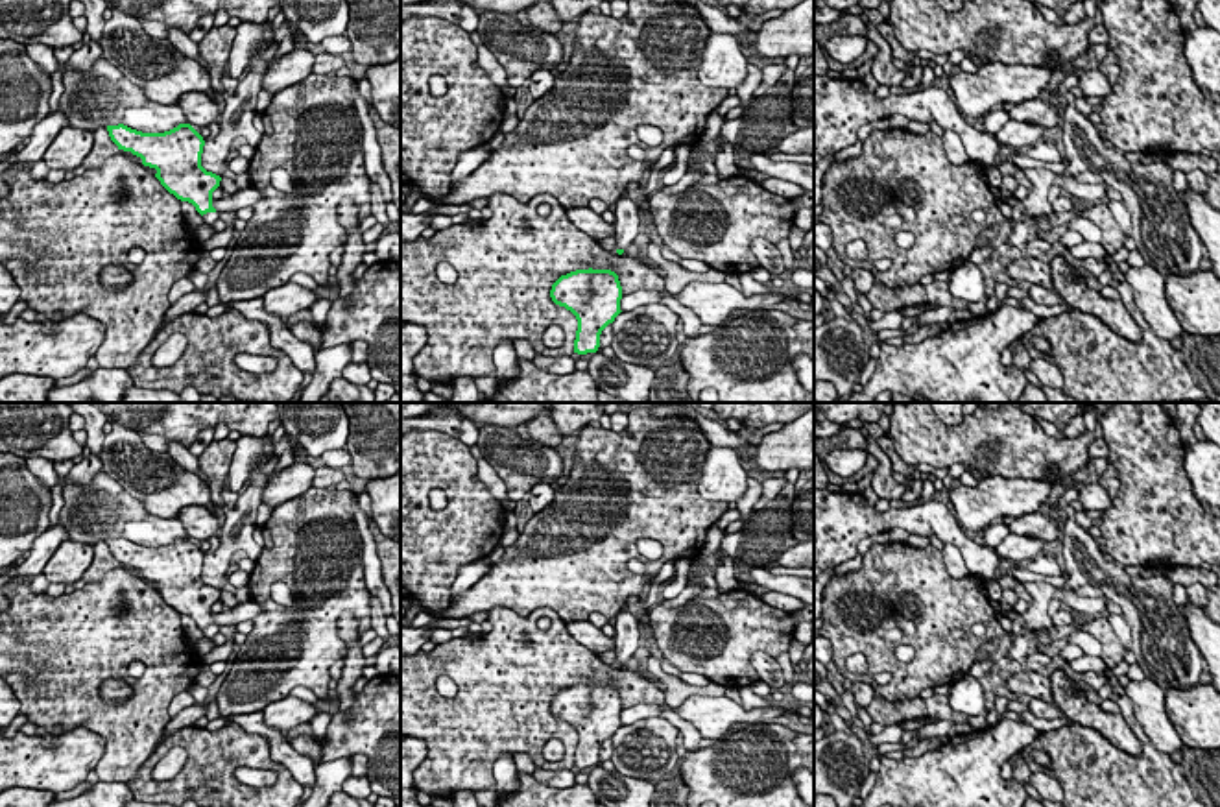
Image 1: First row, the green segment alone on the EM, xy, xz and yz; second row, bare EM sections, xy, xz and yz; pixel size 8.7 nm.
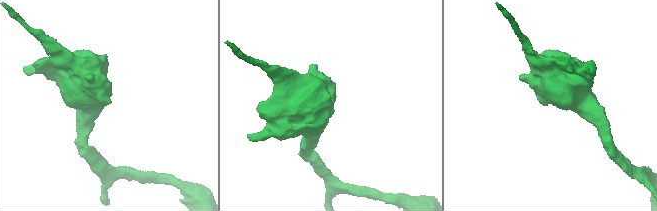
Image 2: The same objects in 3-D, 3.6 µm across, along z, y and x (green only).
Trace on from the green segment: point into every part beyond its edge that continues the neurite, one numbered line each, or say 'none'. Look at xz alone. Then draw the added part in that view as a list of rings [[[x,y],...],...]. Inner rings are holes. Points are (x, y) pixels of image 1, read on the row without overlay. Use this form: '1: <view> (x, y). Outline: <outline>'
1: xz (626, 623). Outline: [[[631,608],[620,609],[615,617],[615,654],[618,663],[626,663],[639,648],[639,624],[639,617],[631,611]]]

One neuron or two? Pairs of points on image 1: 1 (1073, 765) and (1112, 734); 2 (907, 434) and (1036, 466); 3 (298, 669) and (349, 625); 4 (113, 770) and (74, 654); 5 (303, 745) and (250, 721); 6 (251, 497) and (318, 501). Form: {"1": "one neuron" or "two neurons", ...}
{"1": "two neurons", "2": "one neuron", "3": "two neurons", "4": "one neuron", "5": "two neurons", "6": "two neurons"}

